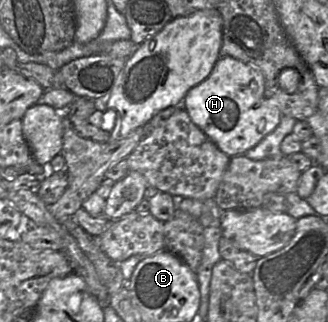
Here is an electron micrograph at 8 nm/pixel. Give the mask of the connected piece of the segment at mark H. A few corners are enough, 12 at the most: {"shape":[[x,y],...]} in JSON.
{"shape":[[220,56],[187,92],[193,122],[230,157],[282,117],[261,70]]}

